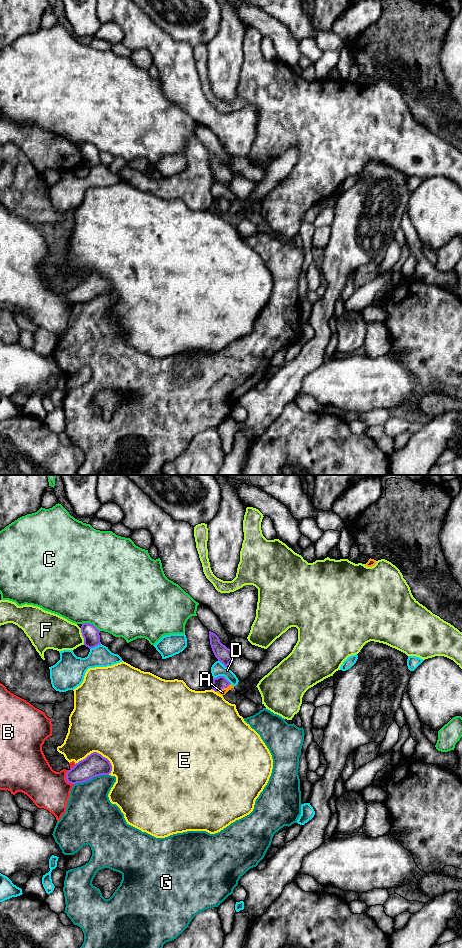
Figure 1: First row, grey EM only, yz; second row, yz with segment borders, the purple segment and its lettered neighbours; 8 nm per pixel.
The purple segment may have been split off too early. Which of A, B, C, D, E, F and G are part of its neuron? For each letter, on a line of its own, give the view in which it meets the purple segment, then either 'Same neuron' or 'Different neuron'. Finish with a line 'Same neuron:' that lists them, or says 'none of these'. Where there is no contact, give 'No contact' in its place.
A: Touches purple in yz. Same neuron
B: Touches purple in yz. Different neuron
C: Touches purple in yz. Different neuron
D: Touches purple in yz. Different neuron
E: Touches purple in yz. Different neuron
F: Touches purple in yz. Different neuron
G: Touches purple in yz. Different neuron
Same neuron: A

